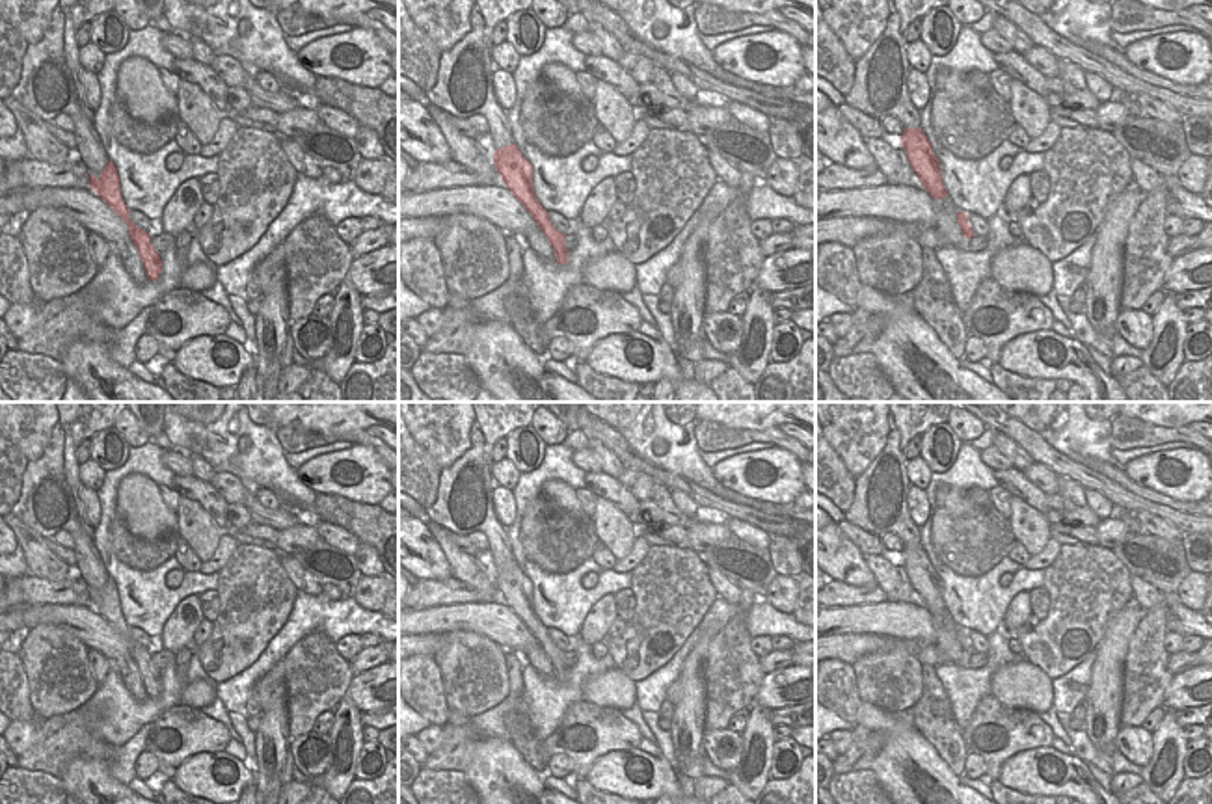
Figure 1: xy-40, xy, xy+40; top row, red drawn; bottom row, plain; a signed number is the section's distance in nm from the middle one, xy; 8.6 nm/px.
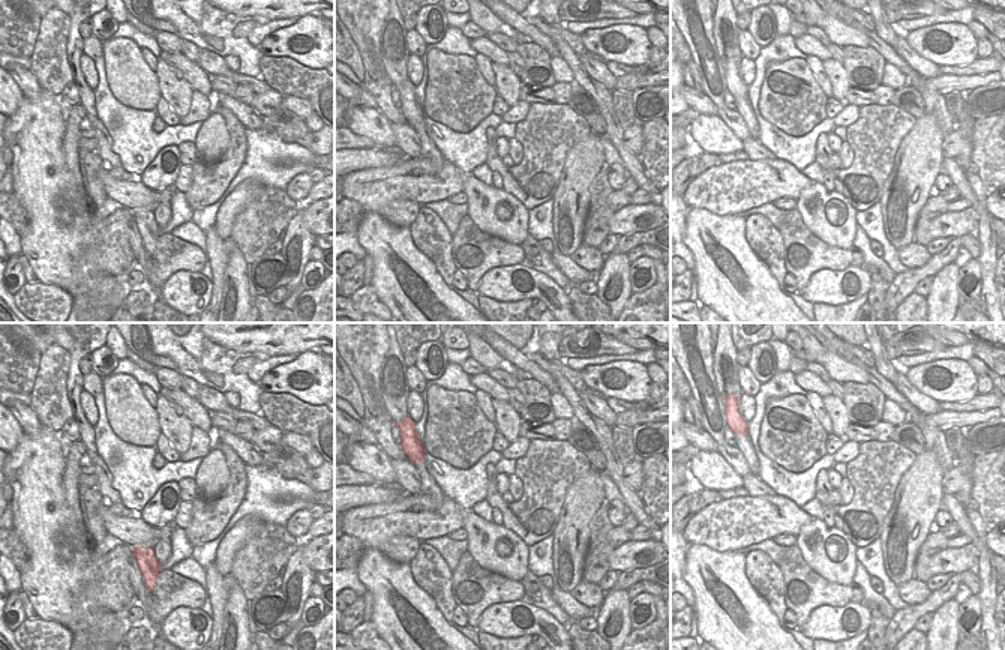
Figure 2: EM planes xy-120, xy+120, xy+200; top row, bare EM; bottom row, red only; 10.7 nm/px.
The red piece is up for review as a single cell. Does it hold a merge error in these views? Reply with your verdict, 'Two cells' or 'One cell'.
One cell

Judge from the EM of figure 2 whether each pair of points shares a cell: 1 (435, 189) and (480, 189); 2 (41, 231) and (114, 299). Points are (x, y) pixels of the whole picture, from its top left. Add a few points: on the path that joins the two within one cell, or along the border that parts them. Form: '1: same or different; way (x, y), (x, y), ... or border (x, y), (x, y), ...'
1: different; border (467, 174), (462, 191)
2: different; border (116, 276), (108, 294), (77, 296)

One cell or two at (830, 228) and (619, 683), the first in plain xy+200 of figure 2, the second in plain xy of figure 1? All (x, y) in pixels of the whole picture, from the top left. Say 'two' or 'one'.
one

